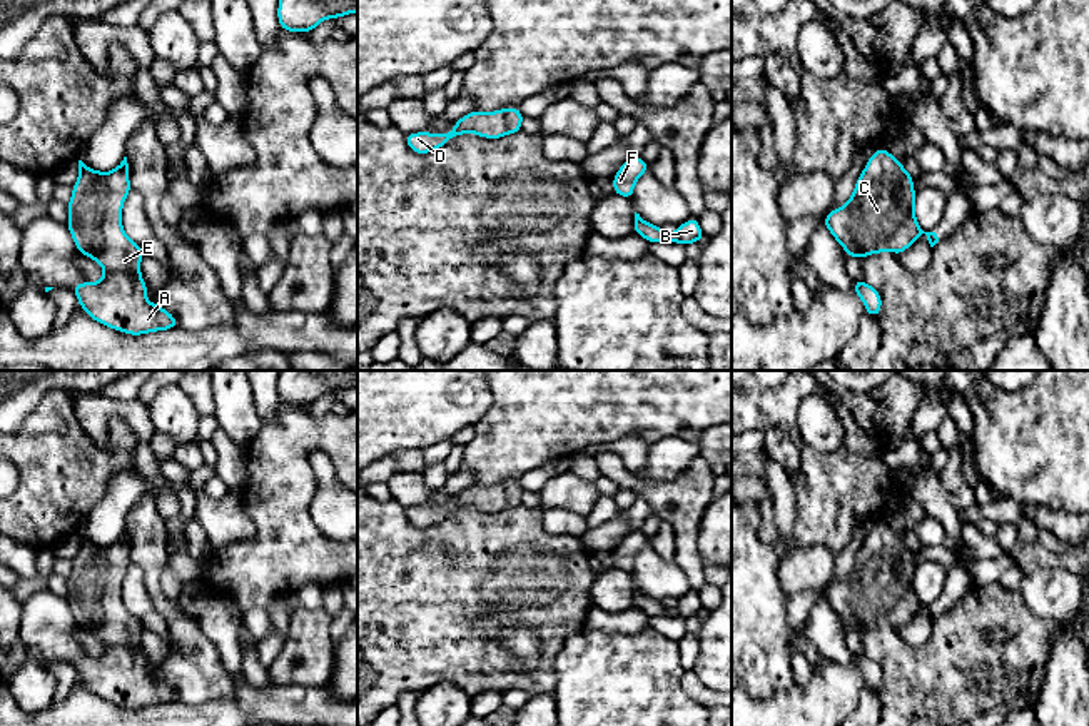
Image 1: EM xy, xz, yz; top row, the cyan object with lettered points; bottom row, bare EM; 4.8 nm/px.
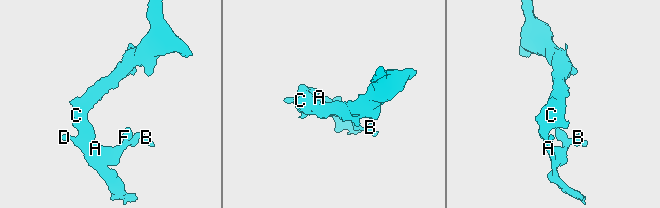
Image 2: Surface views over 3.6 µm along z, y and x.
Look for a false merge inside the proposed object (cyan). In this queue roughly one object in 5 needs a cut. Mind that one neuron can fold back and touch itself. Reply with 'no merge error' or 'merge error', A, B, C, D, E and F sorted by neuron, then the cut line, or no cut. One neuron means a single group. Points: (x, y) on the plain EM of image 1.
no merge error; A B C D E F; no cut

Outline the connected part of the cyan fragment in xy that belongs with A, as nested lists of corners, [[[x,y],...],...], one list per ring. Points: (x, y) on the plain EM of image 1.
[[[127,531],[110,546],[79,534],[79,552],[67,577],[67,601],[79,628],[99,636],[104,651],[70,661],[95,696],[129,709],[179,701],[177,693],[147,673],[142,621],[122,601],[122,581],[132,566]]]

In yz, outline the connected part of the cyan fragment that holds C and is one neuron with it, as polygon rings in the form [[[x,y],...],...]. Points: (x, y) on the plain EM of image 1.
[[[877,522],[855,556],[853,567],[838,582],[830,584],[823,592],[823,599],[833,613],[845,623],[845,629],[864,633],[880,626],[894,626],[900,629],[922,608],[927,609],[930,621],[939,616],[935,606],[924,606],[915,591],[914,551],[904,542],[902,536],[889,524]]]

